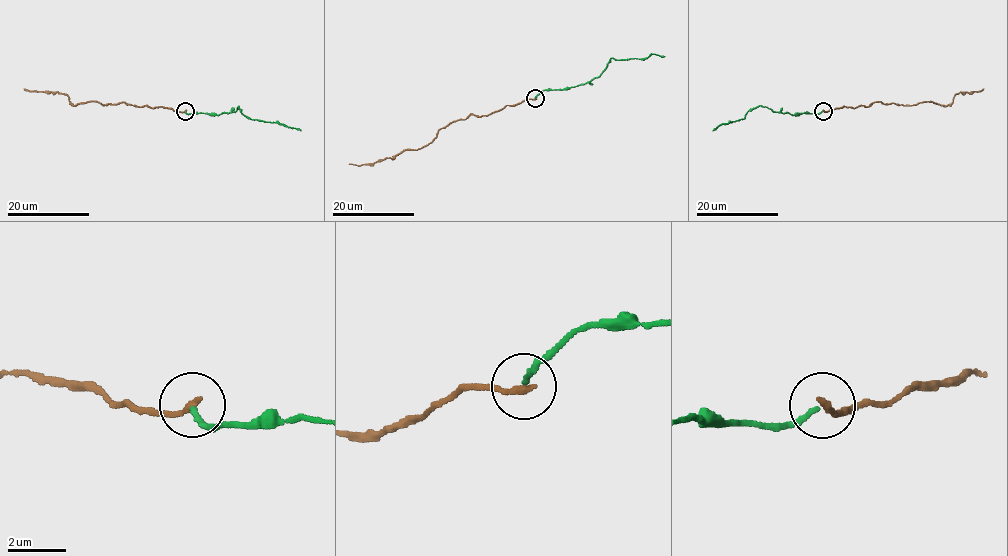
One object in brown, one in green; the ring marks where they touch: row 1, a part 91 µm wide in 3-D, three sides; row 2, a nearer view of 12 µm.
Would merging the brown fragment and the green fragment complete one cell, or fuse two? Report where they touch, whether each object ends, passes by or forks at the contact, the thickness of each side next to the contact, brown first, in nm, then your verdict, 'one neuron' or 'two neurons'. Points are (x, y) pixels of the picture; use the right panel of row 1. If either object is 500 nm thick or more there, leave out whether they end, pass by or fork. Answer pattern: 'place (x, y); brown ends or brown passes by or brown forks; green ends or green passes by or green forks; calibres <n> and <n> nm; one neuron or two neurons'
place (823, 111); brown ends; green ends; calibres 240 and 180 nm; one neuron

